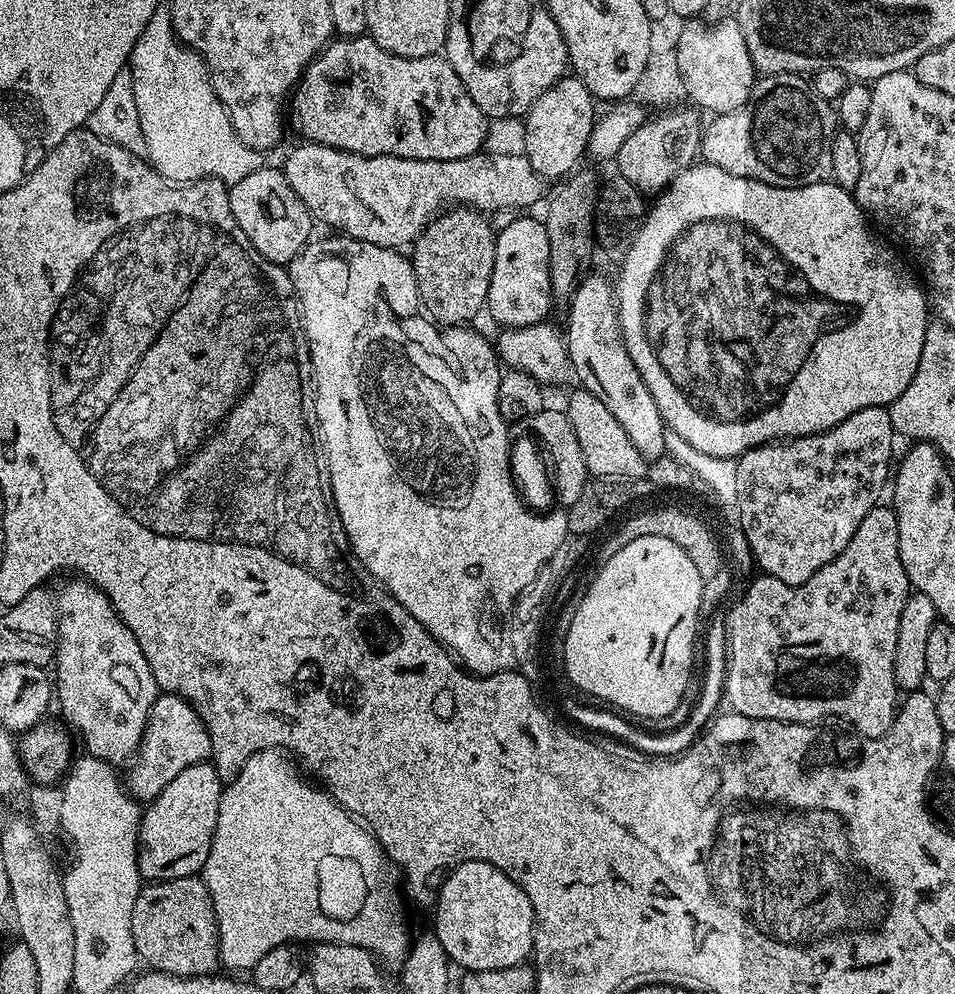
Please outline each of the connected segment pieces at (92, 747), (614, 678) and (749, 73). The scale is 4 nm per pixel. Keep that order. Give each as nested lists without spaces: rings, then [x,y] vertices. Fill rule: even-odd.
[[[83,579],[71,580],[73,581],[62,587],[60,592],[57,591],[55,597],[57,641],[54,692],[58,708],[60,704],[65,720],[76,730],[75,735],[78,738],[80,736],[87,755],[113,766],[122,766],[135,757],[160,689],[138,640],[120,620],[119,613],[105,593]]]
[[[642,537],[637,538],[634,542],[627,543],[625,547],[610,558],[600,572],[589,583],[589,588],[583,596],[579,598],[570,619],[567,621],[567,630],[564,652],[564,672],[568,675],[570,682],[578,688],[583,695],[594,695],[605,699],[608,705],[613,709],[620,708],[621,713],[629,712],[638,714],[646,718],[658,718],[662,714],[670,714],[674,706],[683,697],[683,691],[686,689],[686,682],[691,676],[692,655],[694,640],[698,635],[696,623],[702,619],[700,607],[702,606],[704,579],[699,576],[697,567],[690,560],[686,550],[678,546],[676,542],[670,541],[669,538],[662,537]]]
[[[735,18],[720,20],[717,24],[696,23],[700,22],[685,23],[678,39],[678,69],[685,83],[685,97],[697,109],[705,113],[708,111],[708,114],[738,110],[738,106],[750,98],[758,79],[750,50],[746,50],[746,38],[742,38],[740,24]]]

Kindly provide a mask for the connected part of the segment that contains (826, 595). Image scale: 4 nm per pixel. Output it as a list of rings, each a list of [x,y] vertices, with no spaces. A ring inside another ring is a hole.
[[[877,506],[862,518],[862,526],[854,530],[854,538],[814,578],[801,584],[787,584],[773,576],[757,575],[757,580],[744,592],[744,597],[732,608],[728,616],[728,677],[724,680],[724,692],[728,695],[727,707],[731,711],[758,718],[759,720],[785,720],[787,724],[816,724],[824,722],[827,716],[845,716],[853,724],[861,737],[873,740],[884,736],[892,729],[898,711],[898,685],[894,674],[894,650],[898,646],[898,622],[902,622],[902,606],[906,606],[910,595],[910,585],[906,566],[902,566],[902,558],[898,554],[898,518],[891,507]]]

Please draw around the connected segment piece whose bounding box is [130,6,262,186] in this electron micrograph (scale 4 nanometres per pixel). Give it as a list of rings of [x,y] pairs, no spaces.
[[[161,6],[156,11],[154,18],[146,22],[142,38],[134,42],[130,71],[134,86],[134,106],[138,106],[138,122],[142,126],[142,138],[146,138],[146,159],[163,180],[183,186],[191,184],[193,180],[211,178],[231,186],[242,182],[246,174],[254,174],[254,170],[262,167],[261,153],[246,146],[242,138],[238,138],[228,111],[216,97],[204,59],[180,43],[172,25],[172,13],[167,7]]]

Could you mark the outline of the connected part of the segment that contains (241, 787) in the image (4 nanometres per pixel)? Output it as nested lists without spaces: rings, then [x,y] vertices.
[[[283,751],[259,752],[250,758],[250,762],[246,762],[246,766],[242,766],[242,770],[234,779],[227,781],[226,787],[221,791],[218,822],[214,830],[210,854],[200,871],[204,885],[210,890],[215,918],[220,927],[221,965],[228,970],[236,970],[232,968],[250,970],[264,955],[270,954],[270,950],[274,950],[283,944],[291,945],[296,942],[292,940],[312,940],[311,942],[323,942],[325,944],[349,944],[350,946],[365,948],[373,956],[383,961],[385,965],[399,966],[403,964],[404,959],[408,957],[410,936],[407,936],[408,928],[404,925],[404,912],[400,909],[402,892],[398,887],[398,880],[392,876],[384,876],[384,871],[390,868],[390,864],[385,857],[383,848],[377,844],[375,836],[368,831],[359,819],[353,818],[341,804],[337,804],[324,791],[323,787],[317,786],[315,783],[312,783],[313,785],[307,784],[296,773],[295,767],[297,768],[297,765]]]

